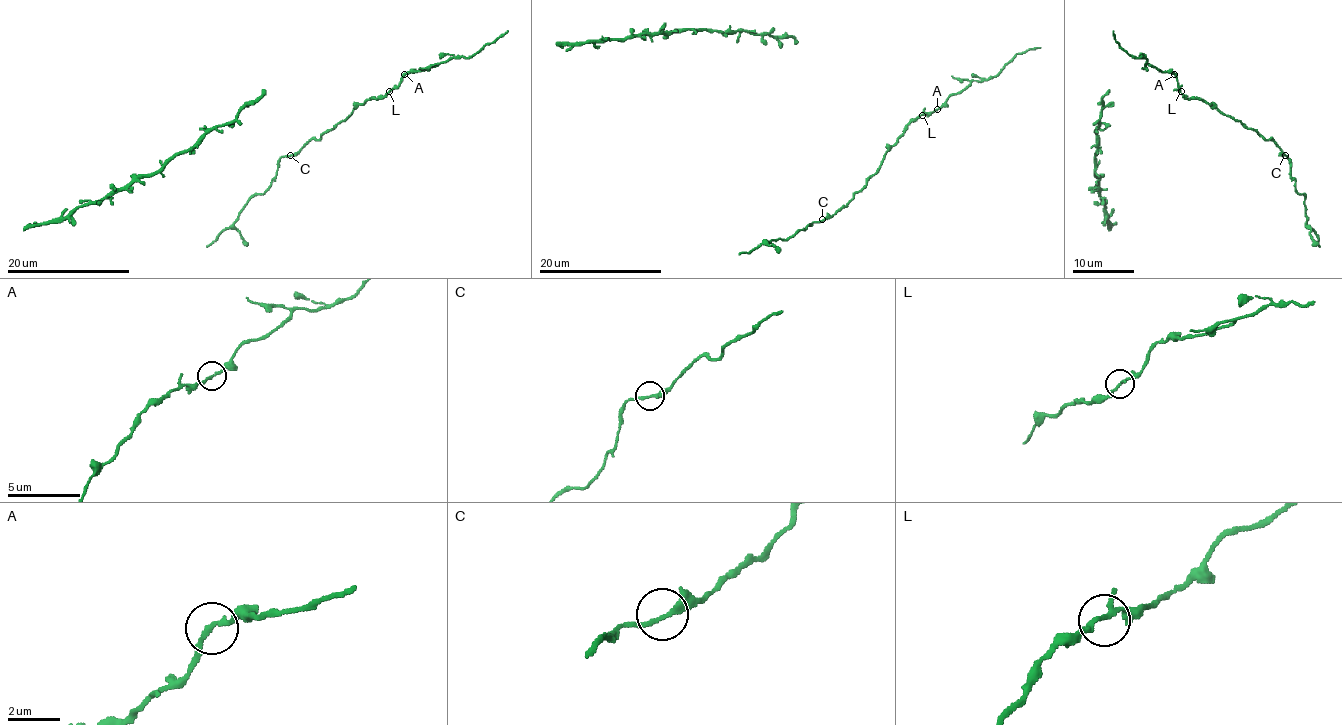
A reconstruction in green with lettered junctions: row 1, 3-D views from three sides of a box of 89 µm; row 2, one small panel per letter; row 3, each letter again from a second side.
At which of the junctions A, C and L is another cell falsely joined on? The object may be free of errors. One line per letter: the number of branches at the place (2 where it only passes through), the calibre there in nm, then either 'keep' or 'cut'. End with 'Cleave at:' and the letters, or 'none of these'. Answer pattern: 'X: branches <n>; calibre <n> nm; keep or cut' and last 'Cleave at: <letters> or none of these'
A: branches 2; calibre 190 nm; keep
C: branches 2; calibre 200 nm; keep
L: branches 2; calibre 180 nm; keep
Cleave at: none of these

